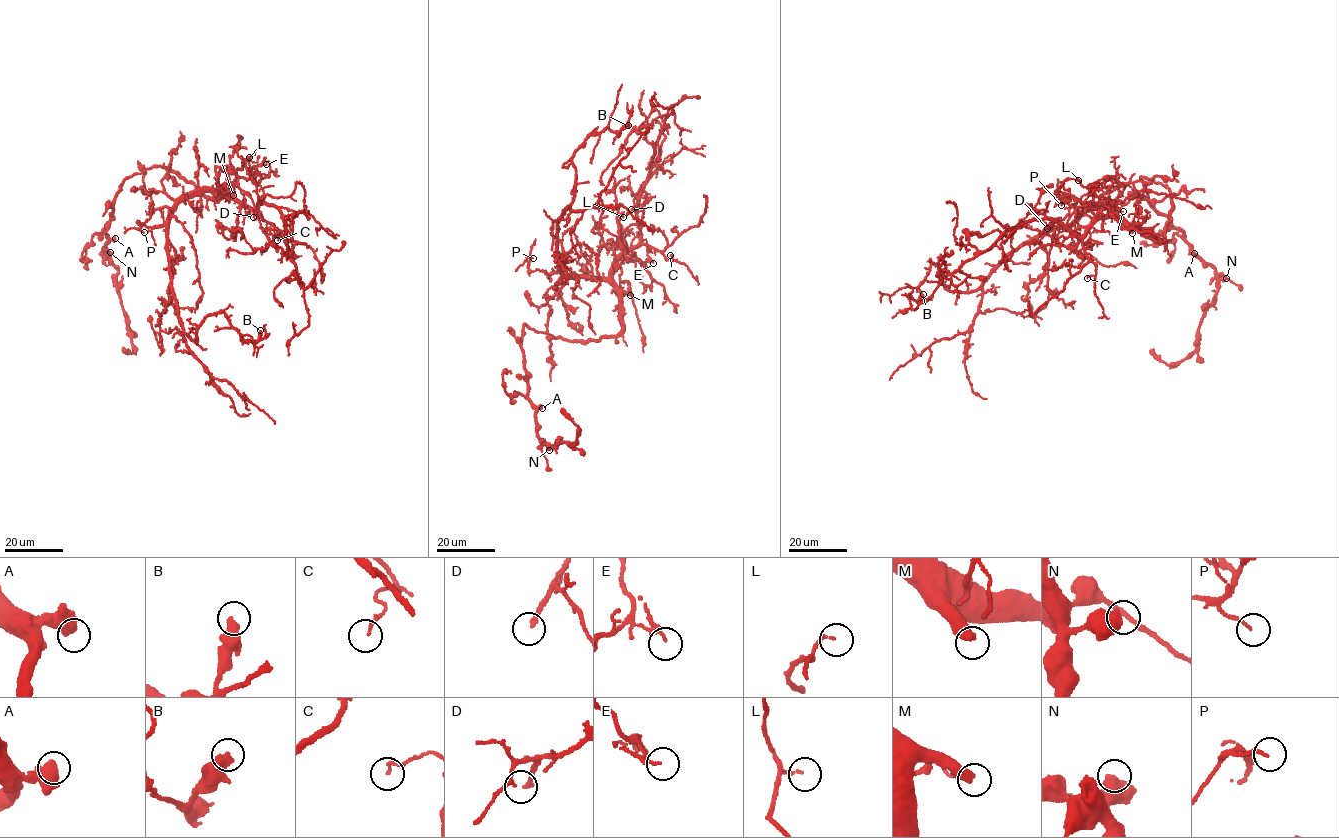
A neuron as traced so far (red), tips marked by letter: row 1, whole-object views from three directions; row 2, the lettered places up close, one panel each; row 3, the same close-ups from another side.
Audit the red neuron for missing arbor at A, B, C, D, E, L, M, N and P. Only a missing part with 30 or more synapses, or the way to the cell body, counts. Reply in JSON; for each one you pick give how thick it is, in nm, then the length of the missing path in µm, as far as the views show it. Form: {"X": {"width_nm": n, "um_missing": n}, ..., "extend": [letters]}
{"M": {"width_nm": 500, "um_missing": 150}, "extend": ["M"]}

